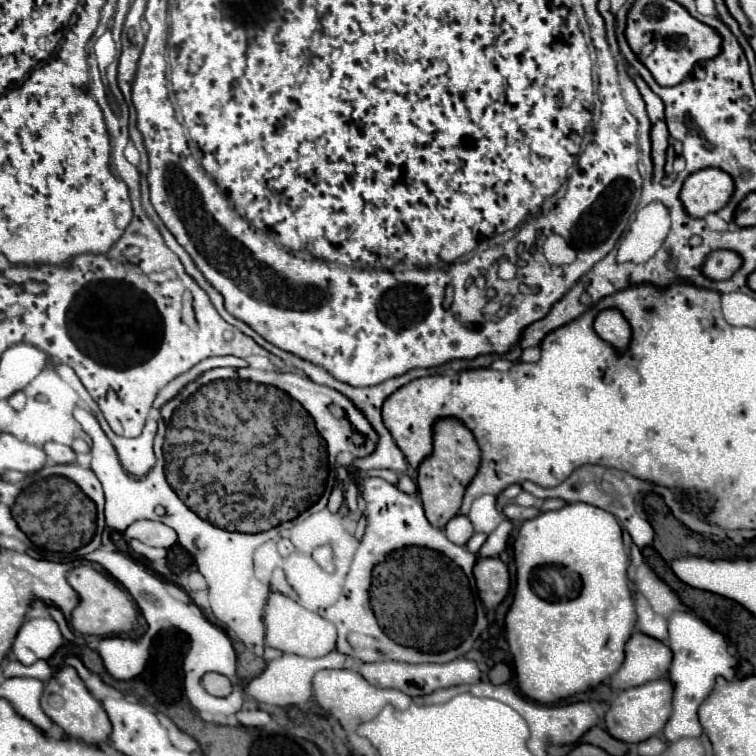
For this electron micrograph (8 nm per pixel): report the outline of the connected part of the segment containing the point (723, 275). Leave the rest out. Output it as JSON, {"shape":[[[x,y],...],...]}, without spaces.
{"shape":[[[717,250],[707,256],[701,272],[709,280],[727,280],[729,276],[733,276],[733,272],[737,272],[739,266],[741,266],[741,256],[737,256],[735,252]]]}

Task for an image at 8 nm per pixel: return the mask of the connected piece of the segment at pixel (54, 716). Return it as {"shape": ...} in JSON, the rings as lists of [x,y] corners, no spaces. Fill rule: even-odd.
{"shape":[[[65,666],[49,682],[45,682],[45,692],[41,696],[41,708],[57,726],[63,728],[67,736],[77,738],[85,744],[101,744],[111,734],[111,724],[109,724],[109,718],[101,702],[91,696],[91,692],[85,688],[79,674],[71,666]]]}

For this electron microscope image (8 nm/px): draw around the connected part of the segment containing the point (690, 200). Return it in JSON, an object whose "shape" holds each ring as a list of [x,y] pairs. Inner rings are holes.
{"shape":[[[703,168],[701,172],[695,172],[691,174],[685,182],[683,182],[683,188],[681,188],[681,194],[679,194],[679,200],[685,208],[685,212],[693,218],[705,218],[707,214],[711,212],[719,212],[731,198],[733,194],[733,178],[719,170],[719,168]]]}

